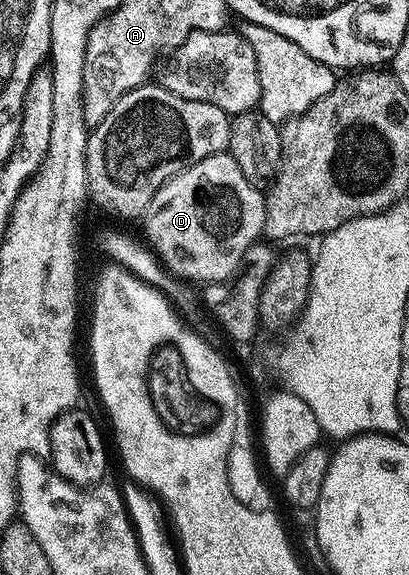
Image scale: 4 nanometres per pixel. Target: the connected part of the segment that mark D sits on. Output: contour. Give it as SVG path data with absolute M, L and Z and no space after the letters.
M229 153L213 155L204 157L204 161L185 167L180 174L173 175L158 190L156 197L152 197L144 222L145 242L173 276L194 285L225 284L242 267L242 259L248 248L263 238L266 229L266 196L248 181L248 177L244 177L244 173L240 173L240 165L236 165Z

